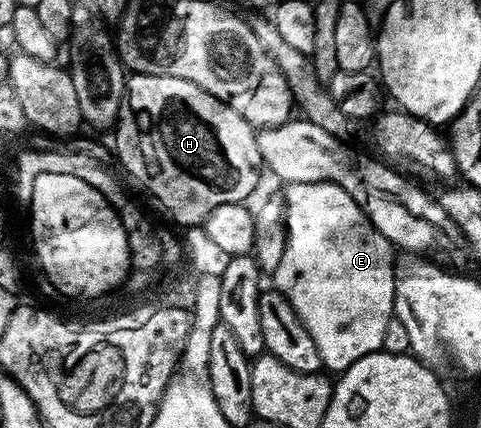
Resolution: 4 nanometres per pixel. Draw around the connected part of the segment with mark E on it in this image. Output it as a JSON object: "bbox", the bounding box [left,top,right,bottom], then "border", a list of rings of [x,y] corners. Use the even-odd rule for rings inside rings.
{"bbox":[274,183,394,374],"border":[[[330,183],[289,184],[282,193],[287,204],[284,220],[288,240],[285,253],[274,273],[274,288],[287,298],[290,306],[294,306],[310,338],[314,338],[321,365],[325,369],[333,368],[333,373],[339,374],[358,362],[358,358],[366,358],[366,354],[382,349],[386,322],[394,318],[394,246],[372,225],[358,202],[354,202],[354,198],[350,198],[342,186]]]}

